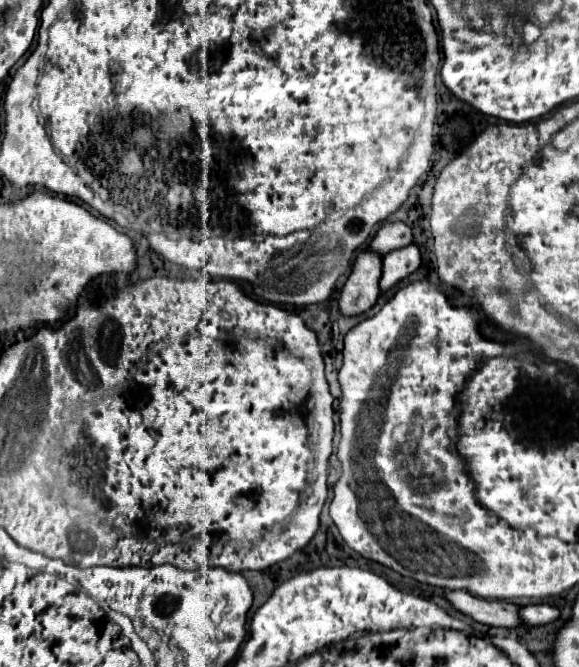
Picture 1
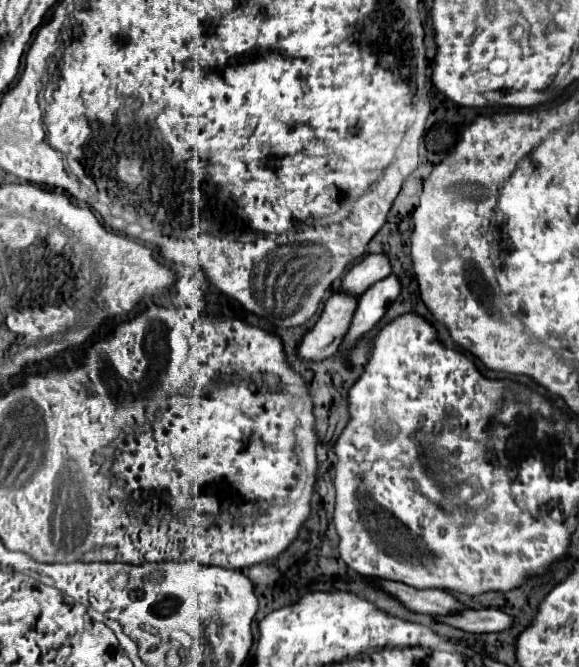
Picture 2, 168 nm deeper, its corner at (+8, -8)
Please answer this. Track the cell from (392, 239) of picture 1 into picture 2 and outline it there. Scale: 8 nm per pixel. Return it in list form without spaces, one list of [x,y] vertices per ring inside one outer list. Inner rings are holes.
[[[366,254],[364,260],[354,264],[350,272],[342,278],[342,290],[360,296],[364,290],[368,290],[374,282],[382,280],[392,272],[390,258],[386,254]]]

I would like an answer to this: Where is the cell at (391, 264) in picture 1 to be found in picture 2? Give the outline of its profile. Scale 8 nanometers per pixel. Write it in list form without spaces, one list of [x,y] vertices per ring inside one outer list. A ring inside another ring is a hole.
[[[390,274],[386,276],[384,280],[378,280],[376,284],[372,284],[358,300],[358,308],[356,308],[356,314],[354,314],[354,320],[352,320],[352,326],[346,334],[346,340],[344,340],[344,348],[352,348],[352,344],[366,332],[370,332],[378,322],[380,318],[384,316],[386,308],[398,298],[400,294],[400,280],[396,274]]]

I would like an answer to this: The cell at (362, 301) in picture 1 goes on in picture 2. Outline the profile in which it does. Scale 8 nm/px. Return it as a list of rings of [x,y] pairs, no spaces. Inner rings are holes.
[[[334,292],[326,300],[316,326],[310,332],[306,332],[298,348],[300,358],[322,360],[332,356],[340,348],[346,332],[350,330],[356,308],[358,298],[348,296],[348,292]]]

